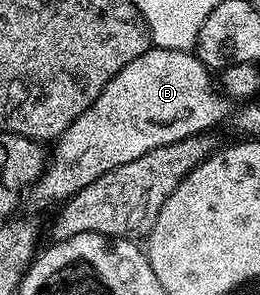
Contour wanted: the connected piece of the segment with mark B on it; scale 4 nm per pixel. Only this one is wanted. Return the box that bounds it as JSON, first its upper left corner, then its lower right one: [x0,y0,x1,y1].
[31,46,231,204]

